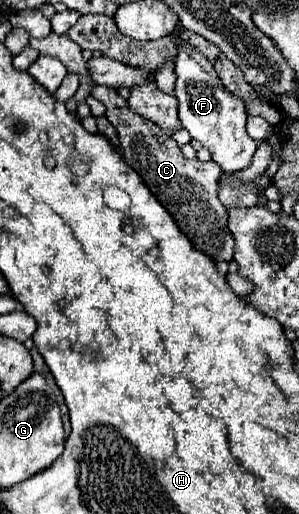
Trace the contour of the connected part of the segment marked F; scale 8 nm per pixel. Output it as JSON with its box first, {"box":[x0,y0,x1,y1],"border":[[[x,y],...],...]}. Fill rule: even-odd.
{"box":[175,46,259,174],"border":[[[183,46],[175,60],[177,88],[175,96],[179,100],[179,118],[189,130],[191,138],[199,140],[211,152],[213,160],[221,166],[225,174],[239,174],[251,164],[253,154],[259,148],[259,140],[253,140],[245,132],[245,104],[239,96],[231,94],[219,80],[213,64],[195,48]]]}

